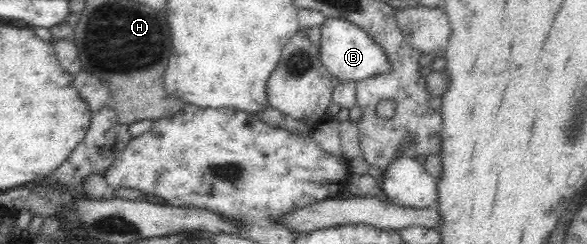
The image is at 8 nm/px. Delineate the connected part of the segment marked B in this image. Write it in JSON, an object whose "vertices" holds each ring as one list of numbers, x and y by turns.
{"vertices":[[326,18,320,26,321,36,319,59,333,78,359,82,370,75,388,72,390,65,386,62,384,51,369,37,366,31,350,21,339,18]]}

